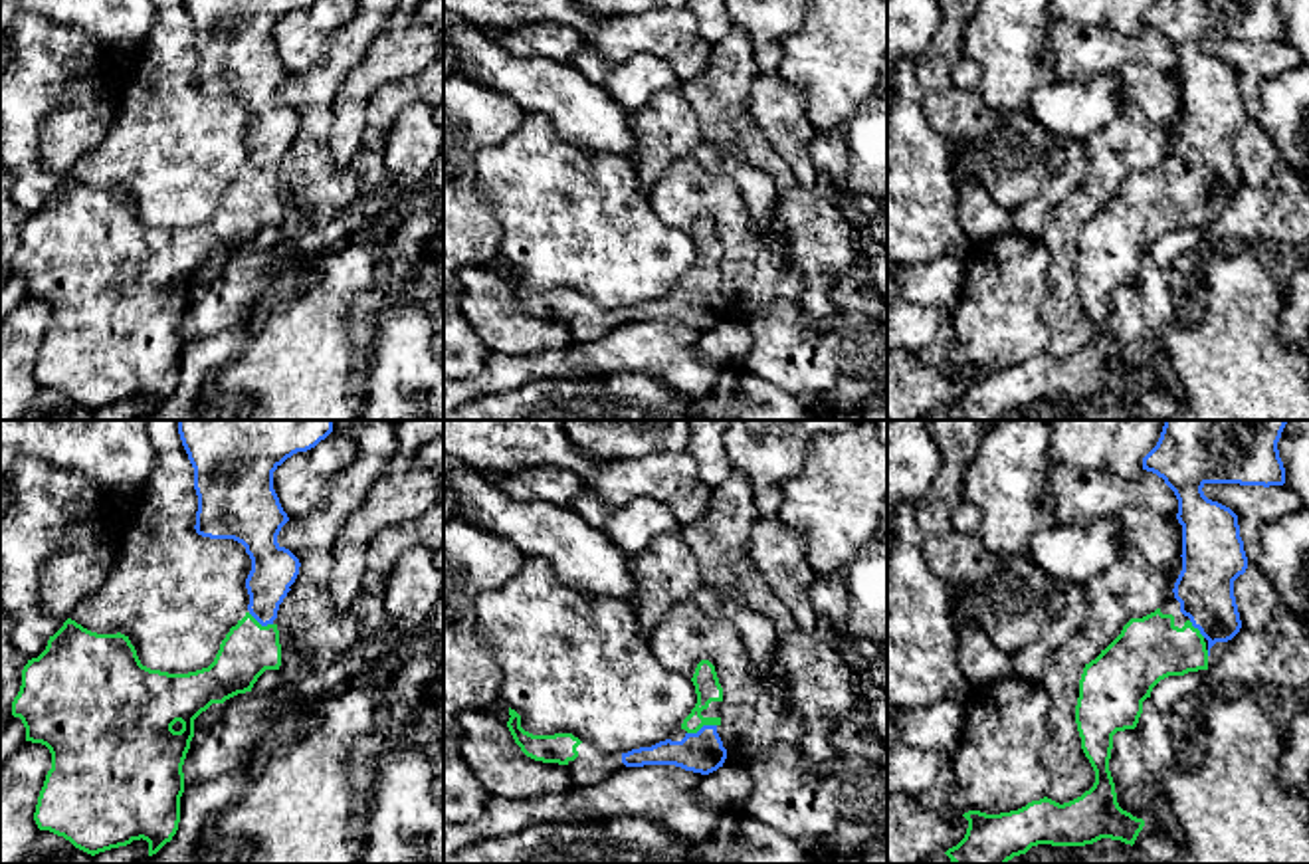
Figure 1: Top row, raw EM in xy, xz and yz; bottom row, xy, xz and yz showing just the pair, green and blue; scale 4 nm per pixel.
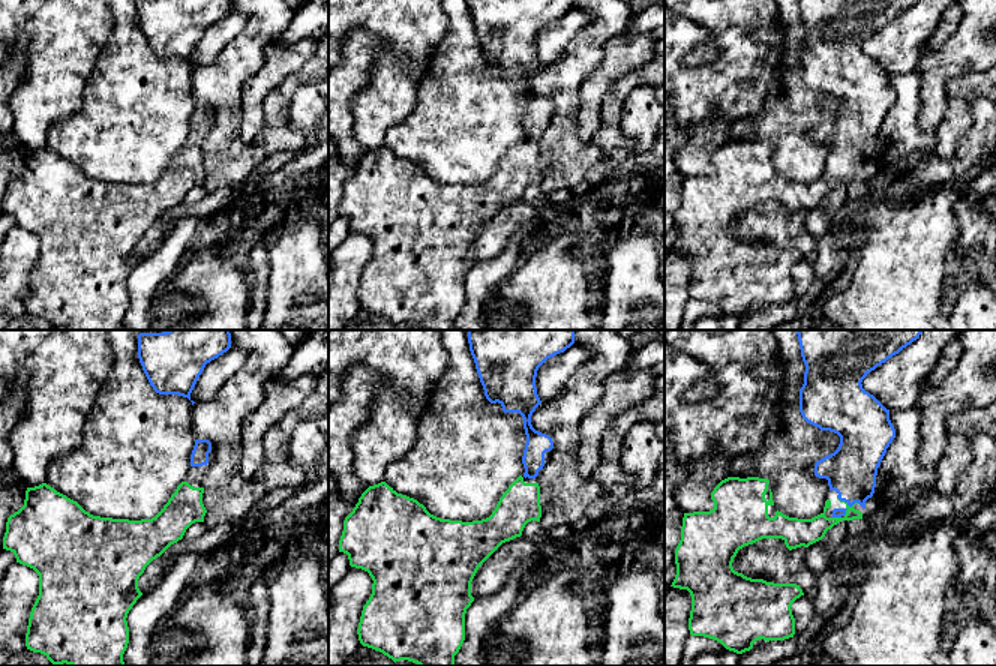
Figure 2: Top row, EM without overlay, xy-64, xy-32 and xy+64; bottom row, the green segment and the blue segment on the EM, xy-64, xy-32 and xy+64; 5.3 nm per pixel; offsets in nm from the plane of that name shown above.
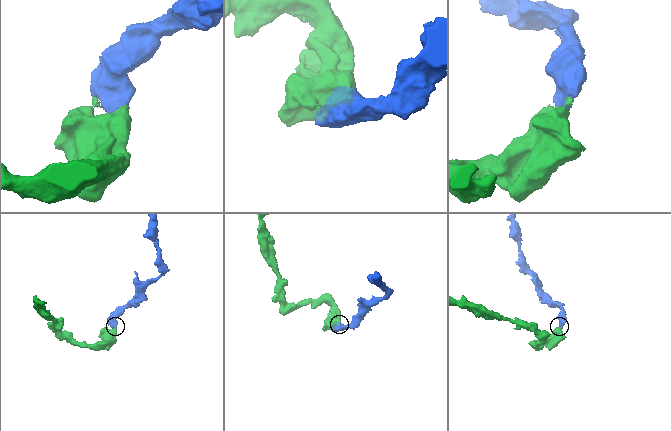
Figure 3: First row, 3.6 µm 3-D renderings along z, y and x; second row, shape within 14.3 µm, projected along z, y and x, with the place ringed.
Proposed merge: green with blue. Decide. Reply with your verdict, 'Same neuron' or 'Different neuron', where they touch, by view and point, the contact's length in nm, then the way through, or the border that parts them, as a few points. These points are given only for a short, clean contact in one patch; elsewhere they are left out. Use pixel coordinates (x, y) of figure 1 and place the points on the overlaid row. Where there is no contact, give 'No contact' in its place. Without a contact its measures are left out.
Same neuron. Touches green at xz (702, 726). Shared border 130 nm

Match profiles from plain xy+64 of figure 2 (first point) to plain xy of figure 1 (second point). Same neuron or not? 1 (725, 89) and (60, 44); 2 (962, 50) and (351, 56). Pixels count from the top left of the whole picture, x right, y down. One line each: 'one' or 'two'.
1: one
2: two

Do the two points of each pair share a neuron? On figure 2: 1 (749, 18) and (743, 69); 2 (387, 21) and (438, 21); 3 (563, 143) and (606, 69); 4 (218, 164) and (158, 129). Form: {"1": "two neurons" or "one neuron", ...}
{"1": "two neurons", "2": "one neuron", "3": "two neurons", "4": "two neurons"}

